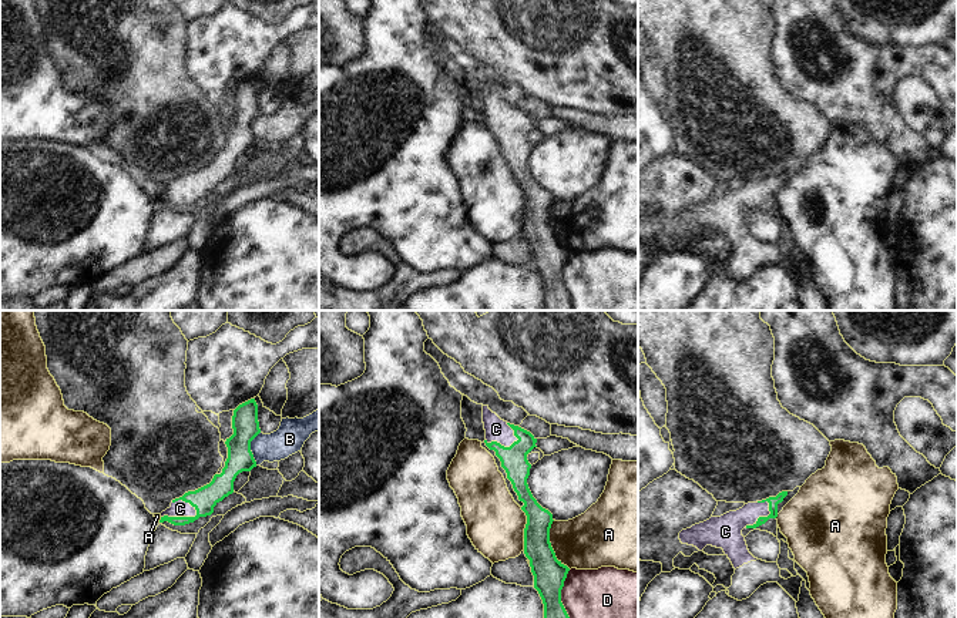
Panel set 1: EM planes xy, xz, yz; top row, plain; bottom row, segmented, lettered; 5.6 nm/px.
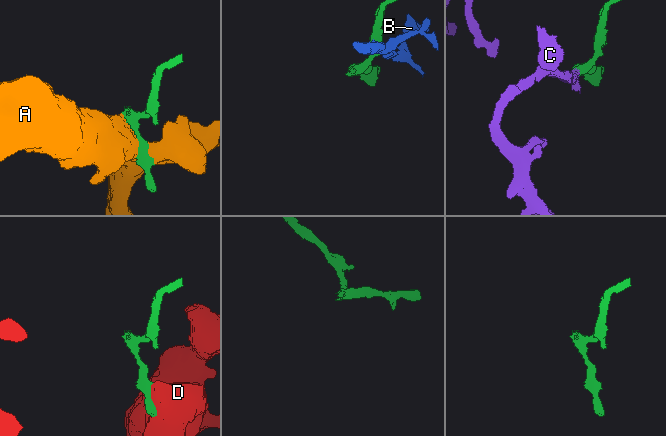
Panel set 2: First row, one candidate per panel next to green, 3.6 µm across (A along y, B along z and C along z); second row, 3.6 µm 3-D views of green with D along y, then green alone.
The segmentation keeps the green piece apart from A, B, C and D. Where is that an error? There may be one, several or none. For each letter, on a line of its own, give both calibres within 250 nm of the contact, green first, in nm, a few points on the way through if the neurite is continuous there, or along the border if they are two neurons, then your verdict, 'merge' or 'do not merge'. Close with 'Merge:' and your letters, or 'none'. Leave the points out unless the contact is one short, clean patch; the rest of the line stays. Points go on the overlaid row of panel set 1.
A: calibres 180 and 320 nm; do not merge
B: calibres 150 and 170 nm; border xy (259, 432), (251, 442), (255, 464); do not merge
C: calibres 140 and 100 nm; way xy (204, 500), (194, 516), (180, 517), (180, 509); merge
D: calibres 180 and 280 nm; do not merge
Merge: C

